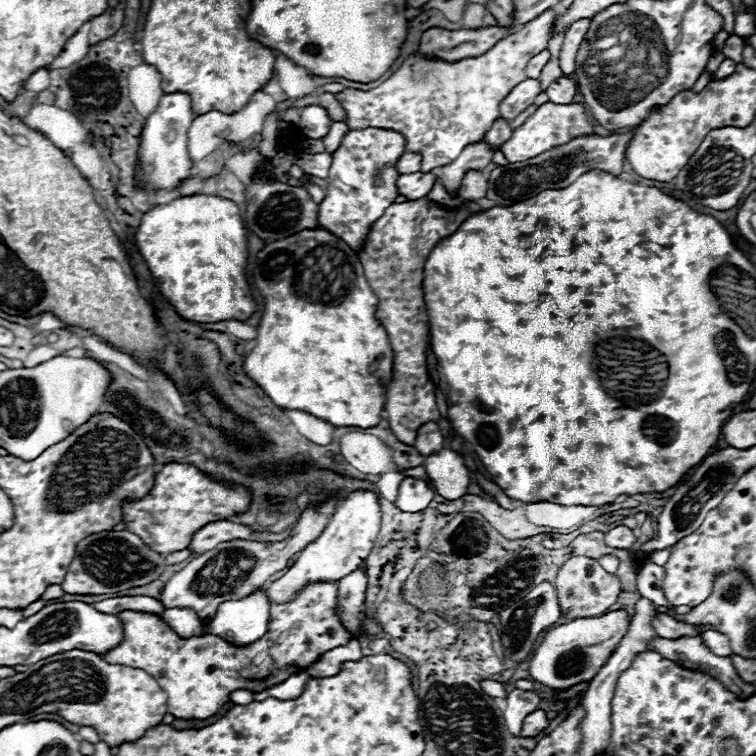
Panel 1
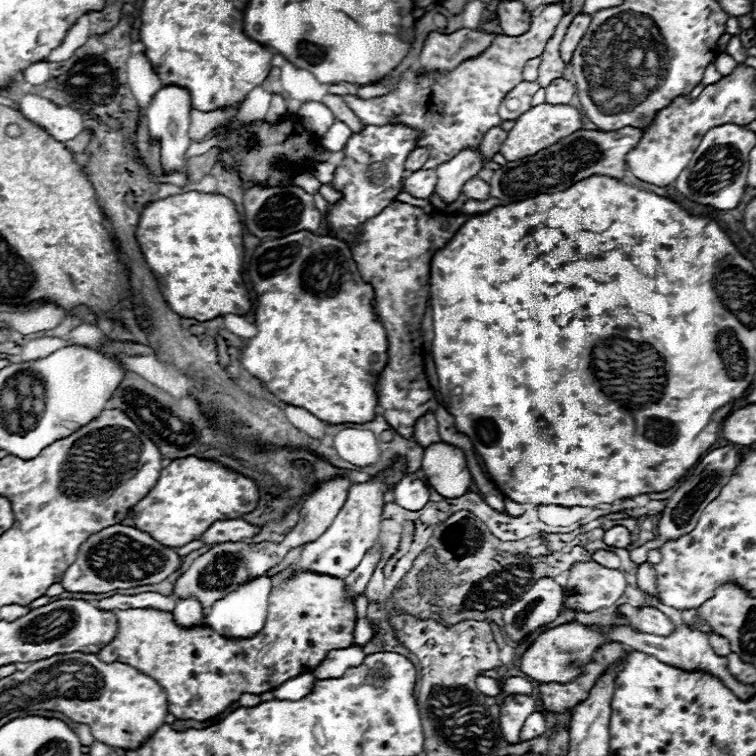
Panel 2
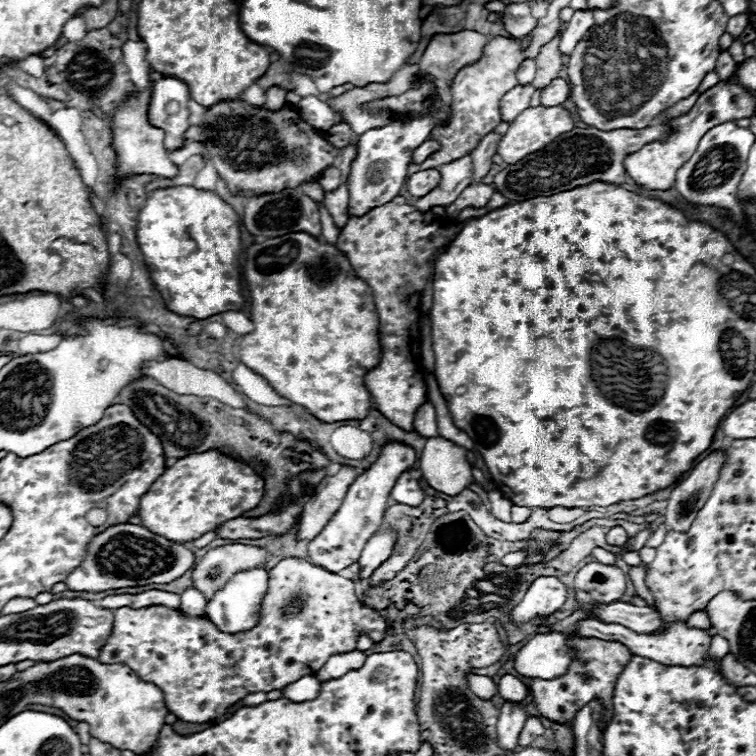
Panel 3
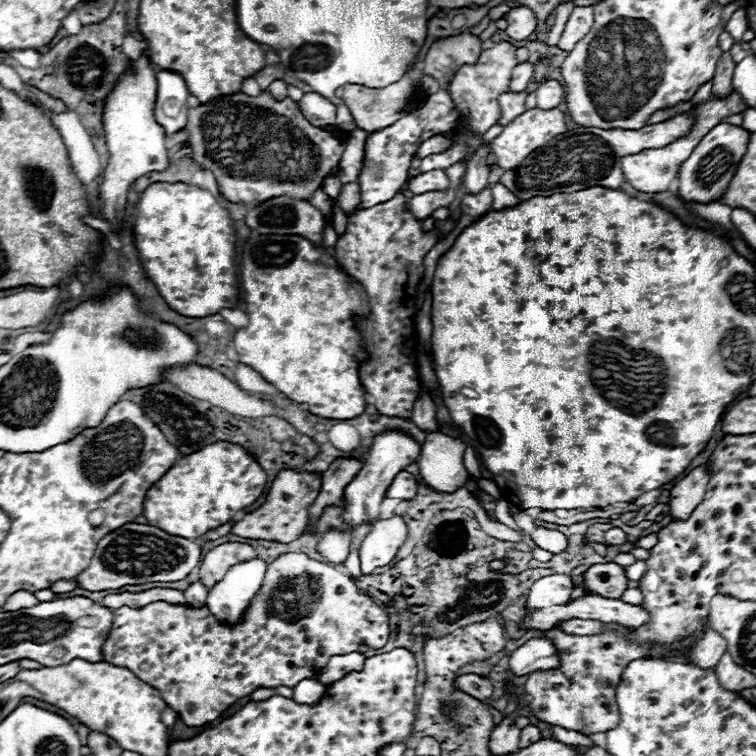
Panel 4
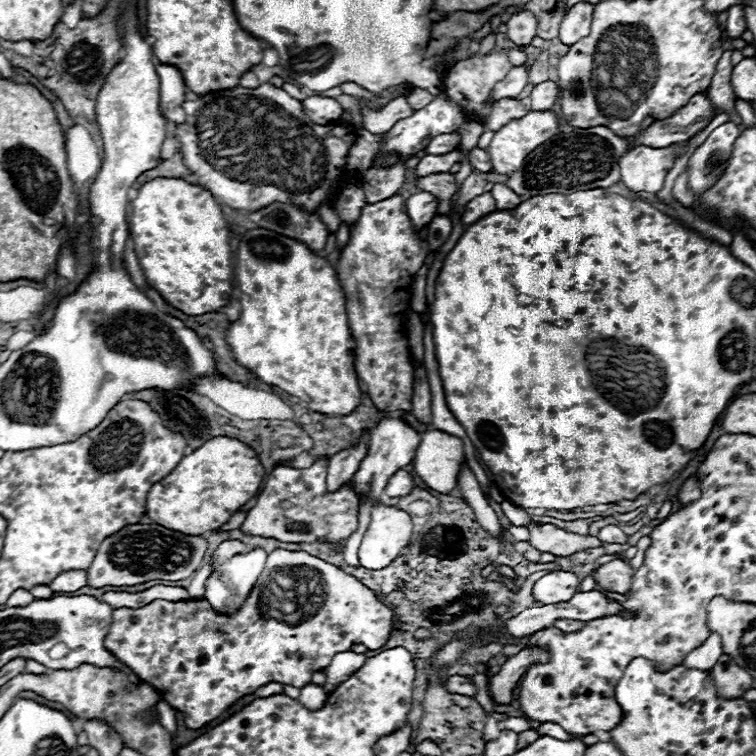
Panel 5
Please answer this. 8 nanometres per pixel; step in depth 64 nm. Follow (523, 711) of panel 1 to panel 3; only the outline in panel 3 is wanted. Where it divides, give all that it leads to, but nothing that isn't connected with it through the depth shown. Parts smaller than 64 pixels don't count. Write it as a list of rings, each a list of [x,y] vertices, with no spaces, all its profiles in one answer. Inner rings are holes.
[[[506,702],[500,708],[496,734],[498,734],[498,746],[502,750],[516,750],[518,748],[518,736],[522,732],[524,722],[526,722],[526,712],[524,712],[522,704]]]

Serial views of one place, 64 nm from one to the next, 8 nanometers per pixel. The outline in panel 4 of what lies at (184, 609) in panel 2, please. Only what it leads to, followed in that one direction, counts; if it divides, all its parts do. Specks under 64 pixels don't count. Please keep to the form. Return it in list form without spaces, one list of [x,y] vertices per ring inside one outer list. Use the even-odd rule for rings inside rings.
[[[196,580],[194,584],[190,584],[186,590],[184,590],[184,596],[186,596],[186,604],[188,606],[204,606],[206,604],[206,586]]]

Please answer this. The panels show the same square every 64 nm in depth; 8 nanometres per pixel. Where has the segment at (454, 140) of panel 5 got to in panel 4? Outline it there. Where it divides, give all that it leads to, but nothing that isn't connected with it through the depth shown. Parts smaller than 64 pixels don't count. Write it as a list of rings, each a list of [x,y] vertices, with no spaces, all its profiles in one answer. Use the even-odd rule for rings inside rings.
[[[432,136],[430,140],[426,140],[426,142],[418,148],[416,156],[418,156],[418,158],[426,158],[426,156],[430,156],[430,154],[440,154],[440,152],[448,150],[448,146],[452,146],[452,140],[450,140],[450,138]]]

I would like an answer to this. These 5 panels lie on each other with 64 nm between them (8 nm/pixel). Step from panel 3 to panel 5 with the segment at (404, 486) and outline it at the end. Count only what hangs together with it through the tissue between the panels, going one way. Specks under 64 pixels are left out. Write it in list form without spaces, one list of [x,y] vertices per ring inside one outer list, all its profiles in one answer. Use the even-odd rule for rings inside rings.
[[[398,470],[396,474],[392,474],[392,478],[388,480],[386,488],[384,488],[384,494],[388,494],[390,498],[394,496],[406,496],[410,494],[414,488],[414,480],[412,476],[406,472],[406,470]]]

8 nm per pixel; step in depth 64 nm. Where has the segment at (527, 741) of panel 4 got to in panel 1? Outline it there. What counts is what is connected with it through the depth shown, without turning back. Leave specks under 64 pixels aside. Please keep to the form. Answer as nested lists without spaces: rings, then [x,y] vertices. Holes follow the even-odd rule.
[[[536,710],[536,712],[532,712],[532,714],[524,720],[524,726],[522,726],[520,736],[522,736],[522,738],[532,738],[532,736],[538,736],[544,728],[548,728],[546,712],[544,712],[544,710]]]

